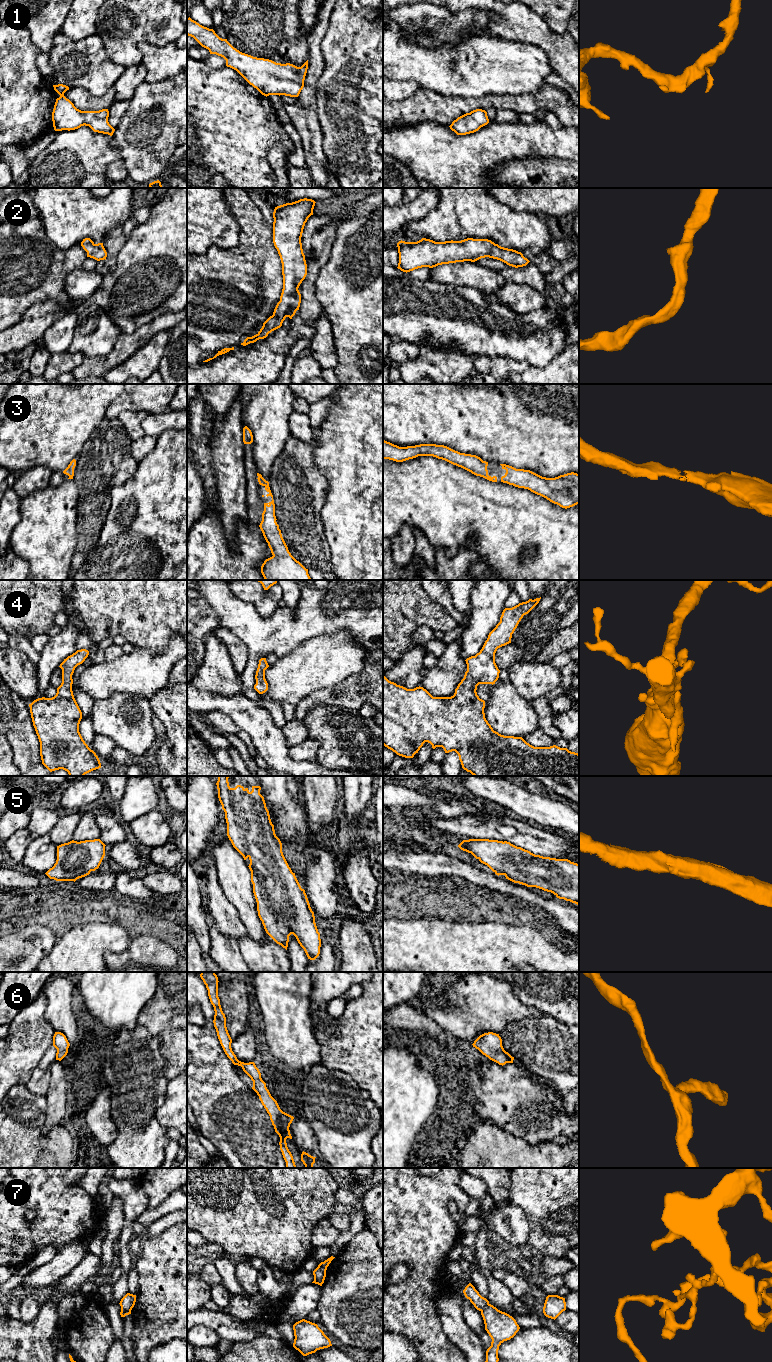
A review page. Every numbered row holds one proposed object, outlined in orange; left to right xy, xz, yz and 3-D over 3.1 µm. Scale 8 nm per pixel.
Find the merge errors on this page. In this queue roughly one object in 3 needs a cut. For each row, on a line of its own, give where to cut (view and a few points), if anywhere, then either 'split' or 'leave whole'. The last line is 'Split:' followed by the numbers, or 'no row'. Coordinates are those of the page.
1: cut none; leave whole
2: cut none; leave whole
3: cut none; leave whole
4: cut none; leave whole
5: cut none; leave whole
6: cut none; leave whole
7: cut xz (318, 1265), (326, 1269); split
Split: 7

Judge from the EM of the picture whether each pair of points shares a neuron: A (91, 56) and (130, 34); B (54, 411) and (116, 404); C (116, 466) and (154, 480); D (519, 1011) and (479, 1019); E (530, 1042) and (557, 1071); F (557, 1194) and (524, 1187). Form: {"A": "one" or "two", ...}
{"A": "two", "B": "two", "C": "two", "D": "one", "E": "one", "F": "one"}

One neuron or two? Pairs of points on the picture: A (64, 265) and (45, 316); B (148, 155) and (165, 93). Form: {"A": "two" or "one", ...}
{"A": "two", "B": "one"}

